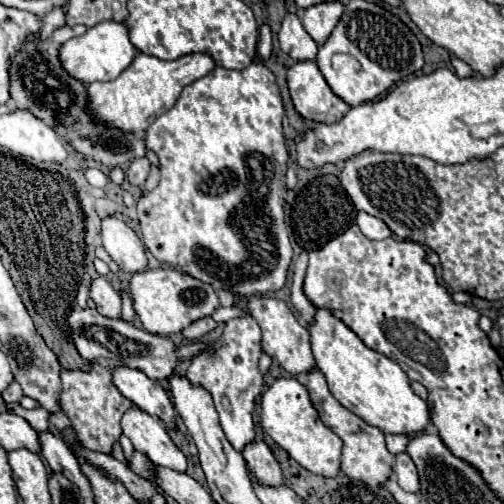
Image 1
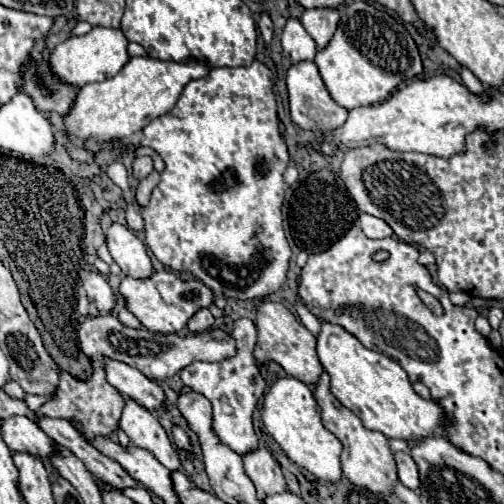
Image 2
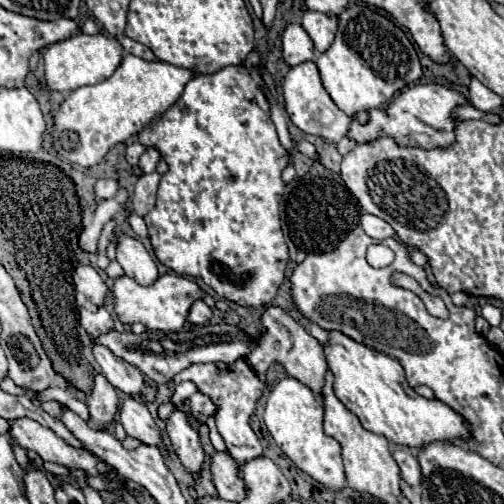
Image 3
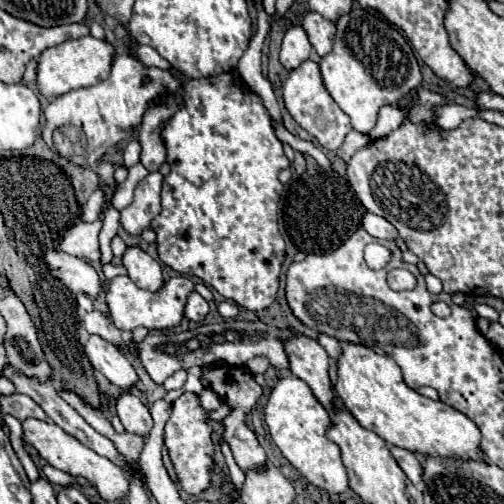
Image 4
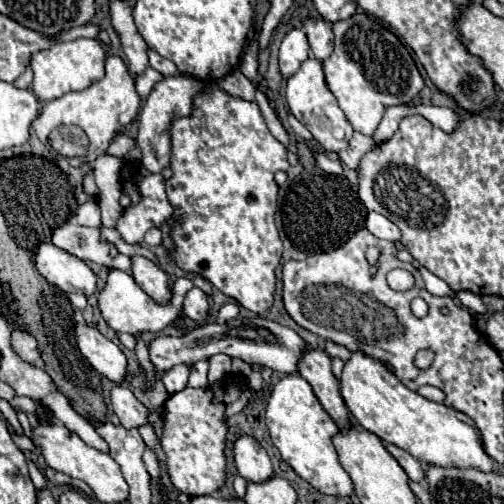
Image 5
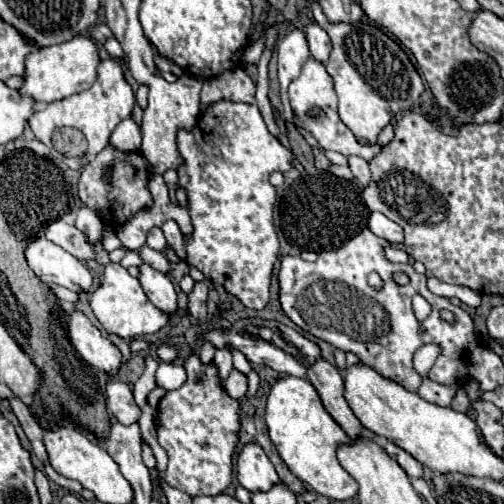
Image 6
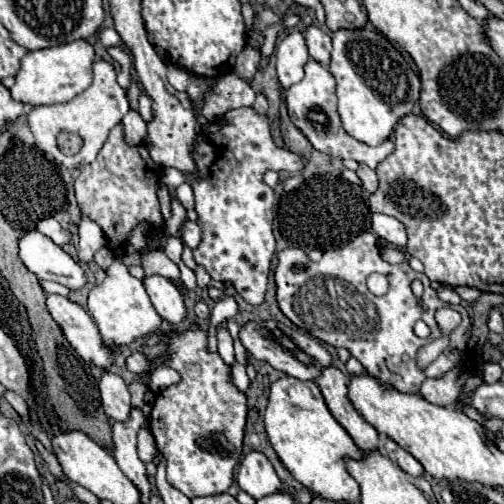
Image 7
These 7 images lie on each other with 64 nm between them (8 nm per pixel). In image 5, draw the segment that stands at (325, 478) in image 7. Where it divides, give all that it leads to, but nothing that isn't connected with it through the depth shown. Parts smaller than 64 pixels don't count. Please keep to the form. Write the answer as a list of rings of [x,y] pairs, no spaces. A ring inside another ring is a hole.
[[[284,376],[274,386],[266,406],[266,426],[270,430],[274,446],[280,450],[282,458],[294,468],[300,478],[330,496],[350,496],[354,492],[352,480],[342,468],[336,448],[332,444],[332,436],[338,432],[338,426],[326,414],[326,410],[314,396],[310,384],[302,376]]]

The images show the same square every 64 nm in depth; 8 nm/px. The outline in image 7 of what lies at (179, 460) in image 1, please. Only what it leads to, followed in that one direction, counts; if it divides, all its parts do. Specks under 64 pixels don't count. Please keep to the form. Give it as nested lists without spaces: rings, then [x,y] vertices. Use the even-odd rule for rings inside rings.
[[[104,372],[100,380],[100,396],[102,396],[102,406],[104,412],[114,418],[114,420],[128,420],[132,412],[132,402],[130,402],[130,392],[126,382],[112,372]]]

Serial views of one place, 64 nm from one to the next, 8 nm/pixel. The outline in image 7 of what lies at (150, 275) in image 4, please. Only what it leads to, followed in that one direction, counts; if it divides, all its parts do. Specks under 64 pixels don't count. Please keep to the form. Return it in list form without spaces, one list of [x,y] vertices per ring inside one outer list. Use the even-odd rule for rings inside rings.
[[[152,274],[152,276],[146,276],[142,282],[144,282],[144,288],[146,288],[156,312],[164,320],[168,320],[172,324],[178,324],[186,318],[184,298],[180,296],[178,288],[168,278]]]

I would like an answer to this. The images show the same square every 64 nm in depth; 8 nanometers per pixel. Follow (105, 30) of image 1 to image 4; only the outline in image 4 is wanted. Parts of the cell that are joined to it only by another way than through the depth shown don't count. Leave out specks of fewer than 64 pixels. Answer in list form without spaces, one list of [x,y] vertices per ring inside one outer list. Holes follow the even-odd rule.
[[[94,36],[66,40],[58,46],[46,48],[38,58],[38,88],[44,96],[62,96],[70,90],[94,86],[110,76],[114,54],[114,46],[108,40],[98,40]]]

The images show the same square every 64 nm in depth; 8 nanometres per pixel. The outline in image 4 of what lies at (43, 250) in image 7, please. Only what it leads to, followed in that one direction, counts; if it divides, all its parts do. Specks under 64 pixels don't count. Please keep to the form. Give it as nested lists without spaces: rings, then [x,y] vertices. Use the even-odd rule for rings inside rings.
[[[48,250],[44,254],[44,262],[52,276],[60,278],[74,294],[86,294],[90,300],[98,298],[102,290],[100,278],[88,262],[58,250]]]

